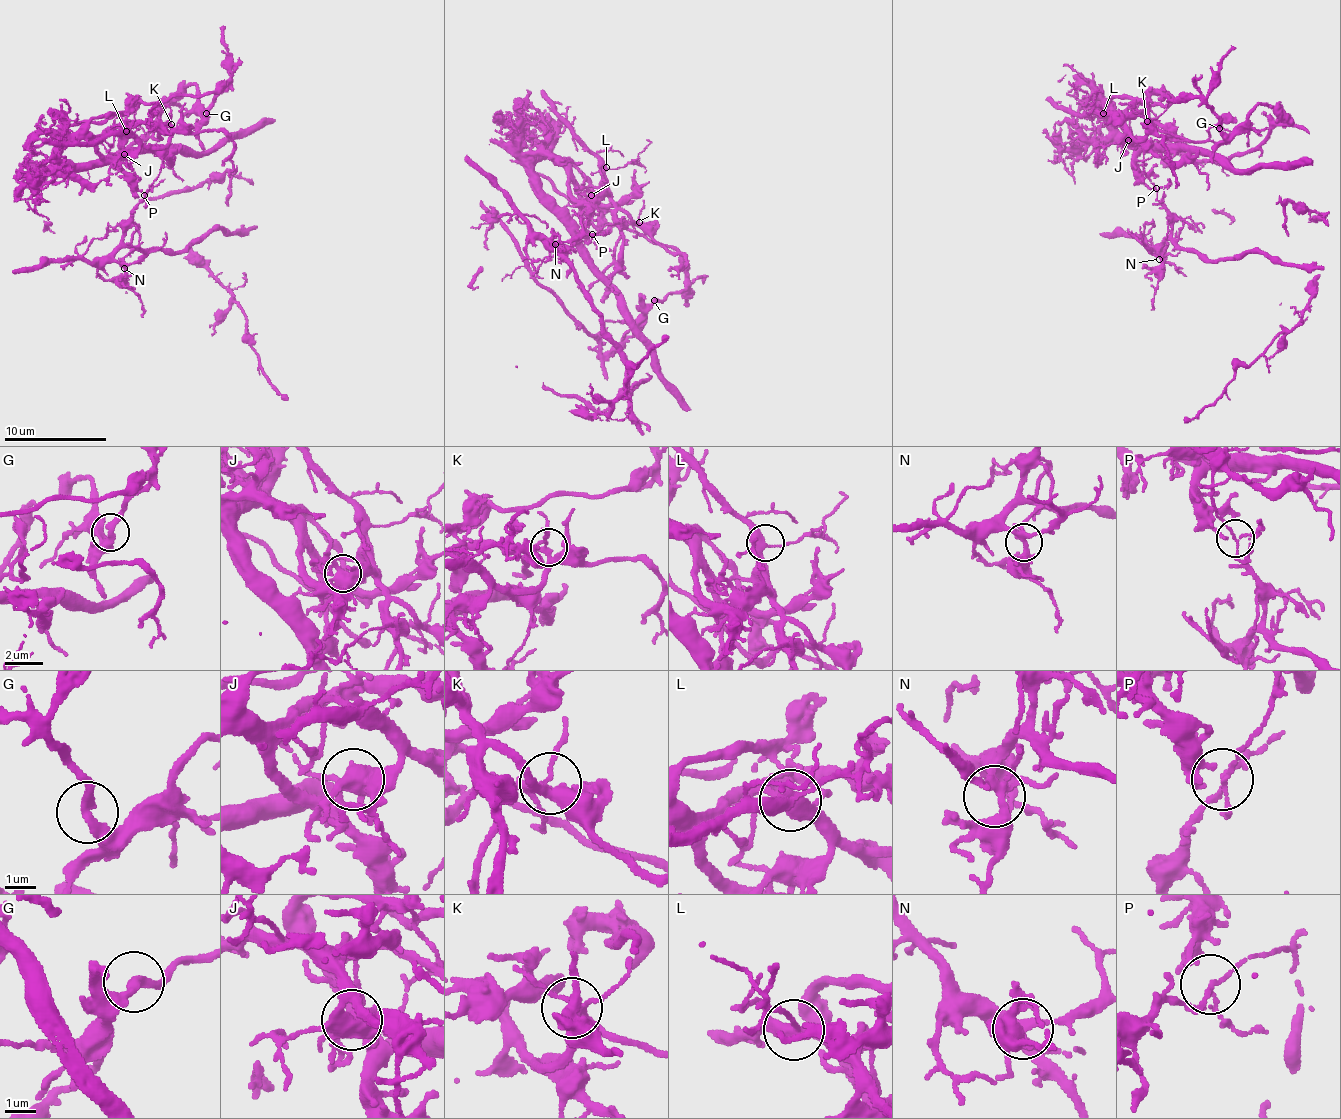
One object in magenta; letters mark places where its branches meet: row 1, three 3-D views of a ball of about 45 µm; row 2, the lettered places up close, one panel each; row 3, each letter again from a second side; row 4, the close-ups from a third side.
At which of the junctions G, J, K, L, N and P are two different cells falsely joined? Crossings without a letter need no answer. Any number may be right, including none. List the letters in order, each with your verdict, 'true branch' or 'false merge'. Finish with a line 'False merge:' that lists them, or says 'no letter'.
G: false merge
J: false merge
K: true branch
L: true branch
N: true branch
P: false merge
False merge: G, J, P

